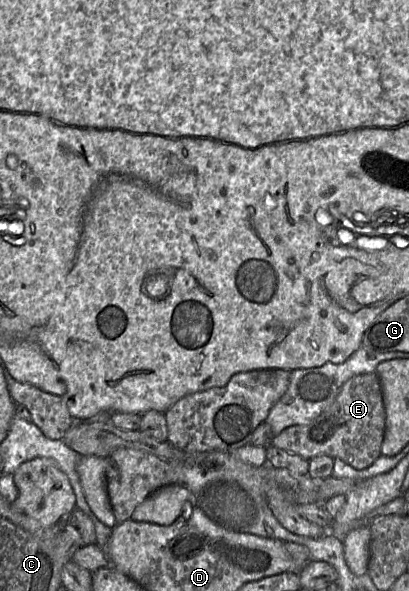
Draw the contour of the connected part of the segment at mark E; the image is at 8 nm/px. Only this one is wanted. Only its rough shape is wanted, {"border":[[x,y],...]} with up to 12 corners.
{"border":[[378,375],[346,381],[307,425],[271,439],[305,460],[355,469],[381,456],[386,413]]}

